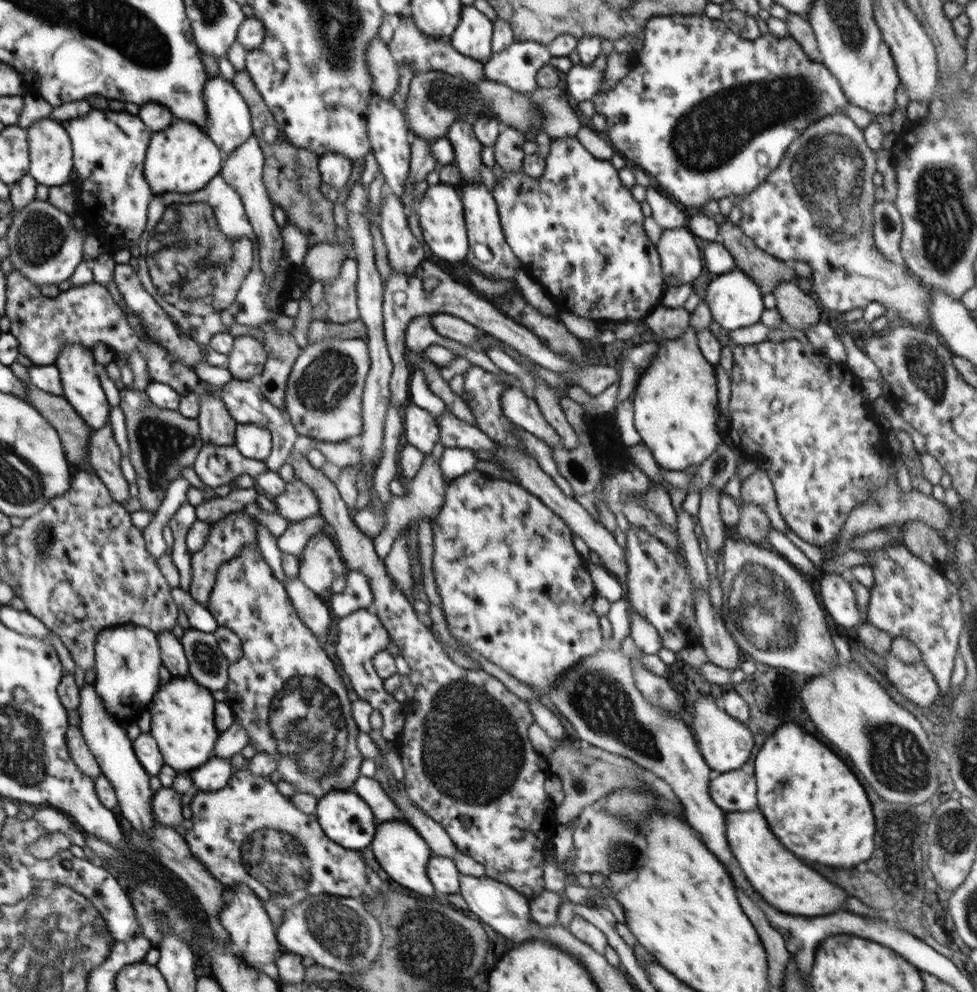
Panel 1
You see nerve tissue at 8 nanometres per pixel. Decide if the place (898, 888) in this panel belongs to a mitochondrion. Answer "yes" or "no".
no

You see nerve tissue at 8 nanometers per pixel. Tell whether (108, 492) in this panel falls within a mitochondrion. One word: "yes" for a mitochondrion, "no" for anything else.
no

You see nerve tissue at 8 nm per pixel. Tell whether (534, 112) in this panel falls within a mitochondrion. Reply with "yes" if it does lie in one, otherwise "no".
yes

